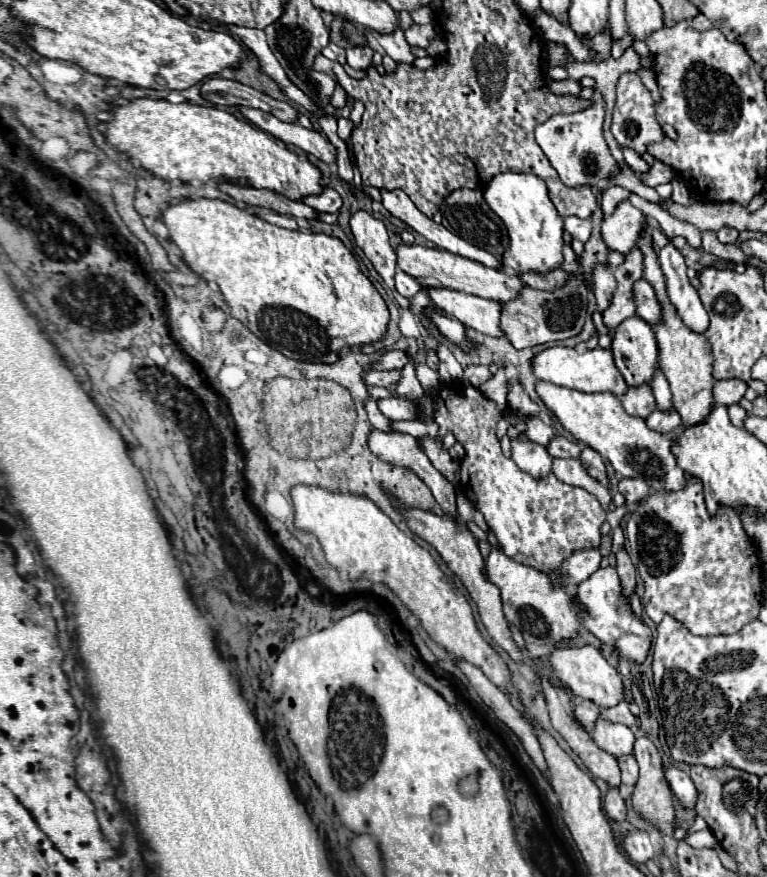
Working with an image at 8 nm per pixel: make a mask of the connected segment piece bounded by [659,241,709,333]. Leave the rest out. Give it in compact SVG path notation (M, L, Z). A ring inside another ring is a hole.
M671 241L659 251L659 265L667 279L669 299L677 307L683 323L697 333L705 333L709 325L709 315L699 301L697 289L689 283L683 255L675 249Z

